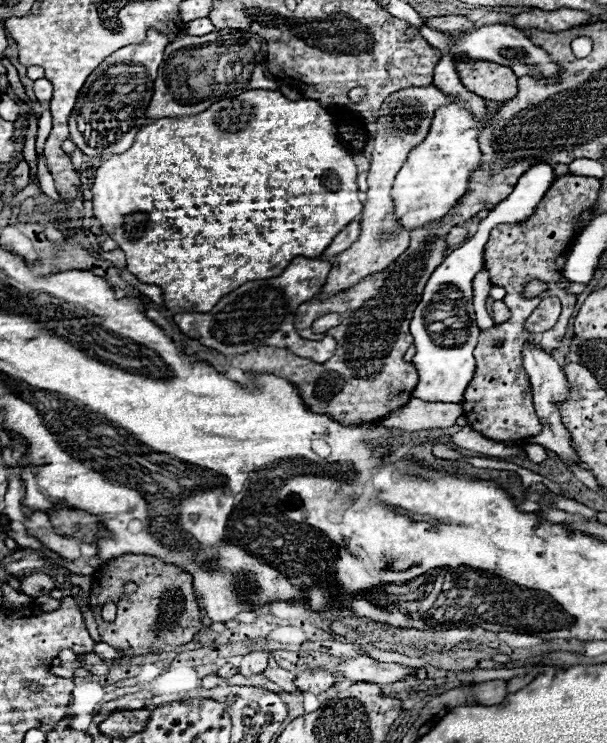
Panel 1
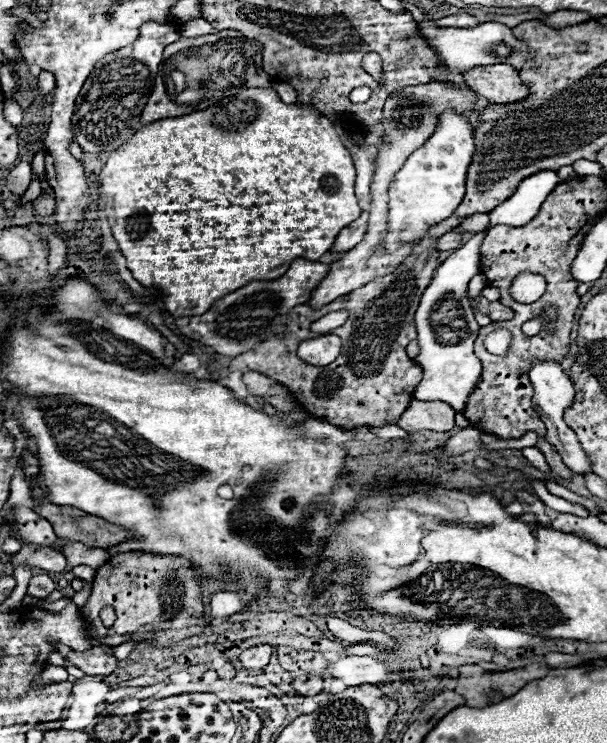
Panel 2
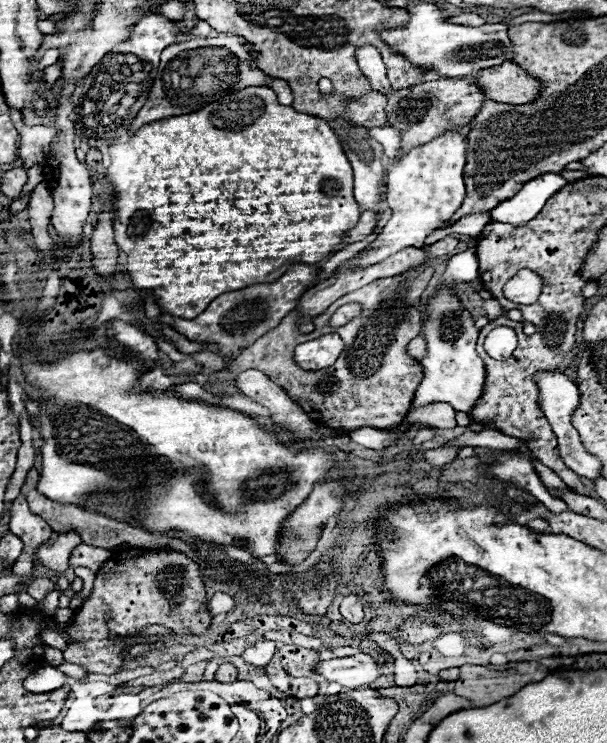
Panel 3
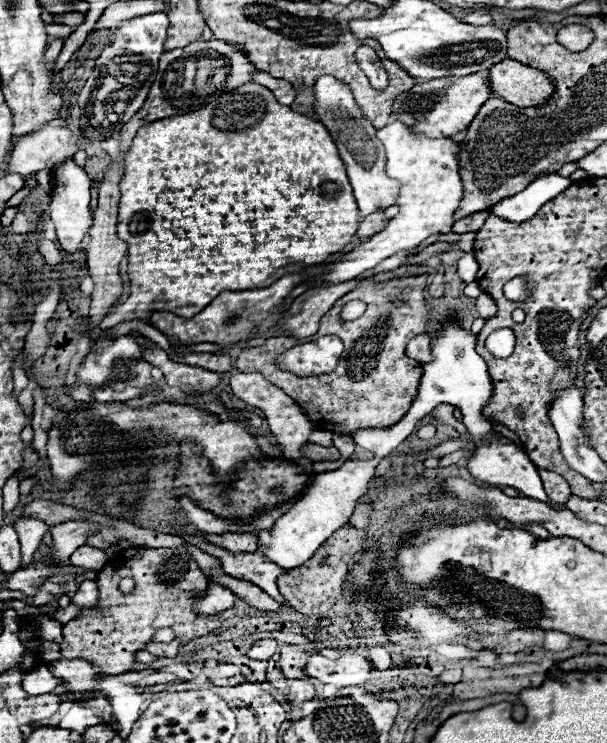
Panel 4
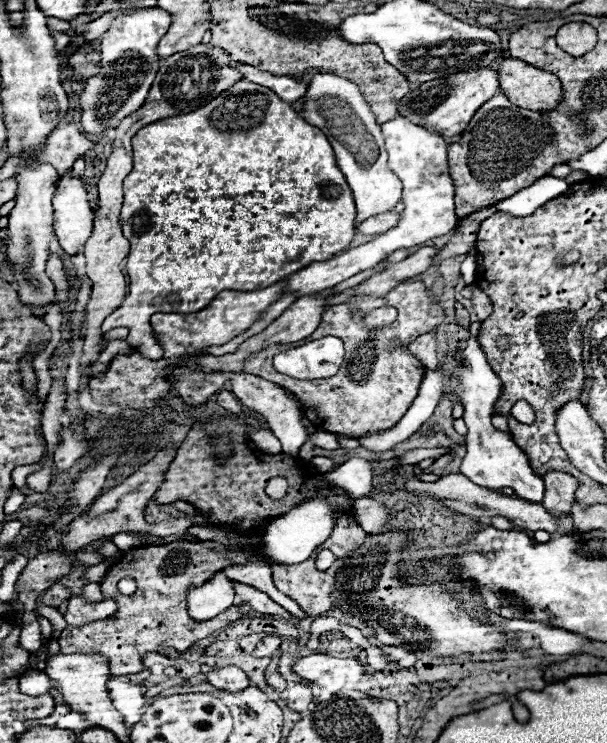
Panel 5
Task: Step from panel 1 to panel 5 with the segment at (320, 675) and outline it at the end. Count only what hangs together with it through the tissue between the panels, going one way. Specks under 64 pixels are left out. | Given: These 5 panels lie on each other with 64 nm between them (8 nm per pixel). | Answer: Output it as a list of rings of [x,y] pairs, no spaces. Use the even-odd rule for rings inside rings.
[[[288,682],[288,690],[286,690],[286,706],[294,712],[304,712],[308,708],[308,704],[312,702],[312,692],[310,686],[306,684],[298,684],[298,682]]]

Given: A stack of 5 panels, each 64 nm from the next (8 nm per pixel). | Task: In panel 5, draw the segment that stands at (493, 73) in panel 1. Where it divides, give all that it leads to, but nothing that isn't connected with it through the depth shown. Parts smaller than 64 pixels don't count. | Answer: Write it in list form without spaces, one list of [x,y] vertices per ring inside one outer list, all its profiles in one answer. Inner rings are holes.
[[[506,58],[500,62],[498,72],[502,92],[520,108],[548,112],[556,110],[556,106],[562,102],[562,84],[546,70],[522,60]]]

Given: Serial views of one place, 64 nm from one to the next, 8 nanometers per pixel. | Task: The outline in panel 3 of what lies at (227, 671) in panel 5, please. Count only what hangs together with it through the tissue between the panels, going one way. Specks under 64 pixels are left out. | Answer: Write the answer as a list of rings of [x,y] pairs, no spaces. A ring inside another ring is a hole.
[[[220,664],[220,668],[216,670],[214,680],[216,680],[216,682],[224,682],[224,684],[228,684],[228,682],[234,682],[236,676],[238,676],[238,670],[236,670],[234,664]]]

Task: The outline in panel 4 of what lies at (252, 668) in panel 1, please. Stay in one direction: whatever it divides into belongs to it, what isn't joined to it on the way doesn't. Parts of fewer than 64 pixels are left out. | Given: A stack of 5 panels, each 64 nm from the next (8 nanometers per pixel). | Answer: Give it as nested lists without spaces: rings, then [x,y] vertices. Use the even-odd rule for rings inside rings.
[[[272,638],[258,640],[258,642],[254,642],[254,646],[250,648],[248,658],[252,658],[252,660],[270,660],[272,654],[276,652],[276,648],[278,648],[278,642],[272,640]]]

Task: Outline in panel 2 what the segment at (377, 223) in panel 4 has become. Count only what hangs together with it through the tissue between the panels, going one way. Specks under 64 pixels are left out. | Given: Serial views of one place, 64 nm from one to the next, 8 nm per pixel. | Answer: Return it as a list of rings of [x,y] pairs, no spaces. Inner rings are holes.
[[[362,212],[362,216],[358,220],[354,220],[350,226],[346,226],[338,234],[338,238],[336,238],[334,246],[332,246],[332,252],[346,252],[352,246],[356,246],[364,238],[366,228],[368,228],[368,212]]]

